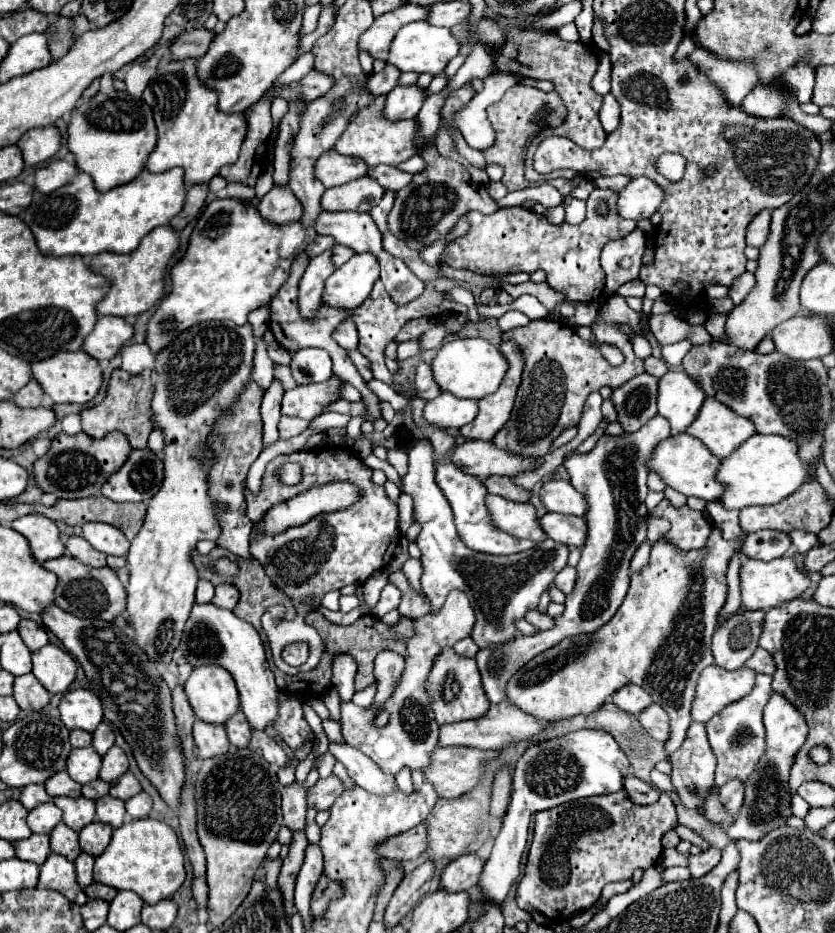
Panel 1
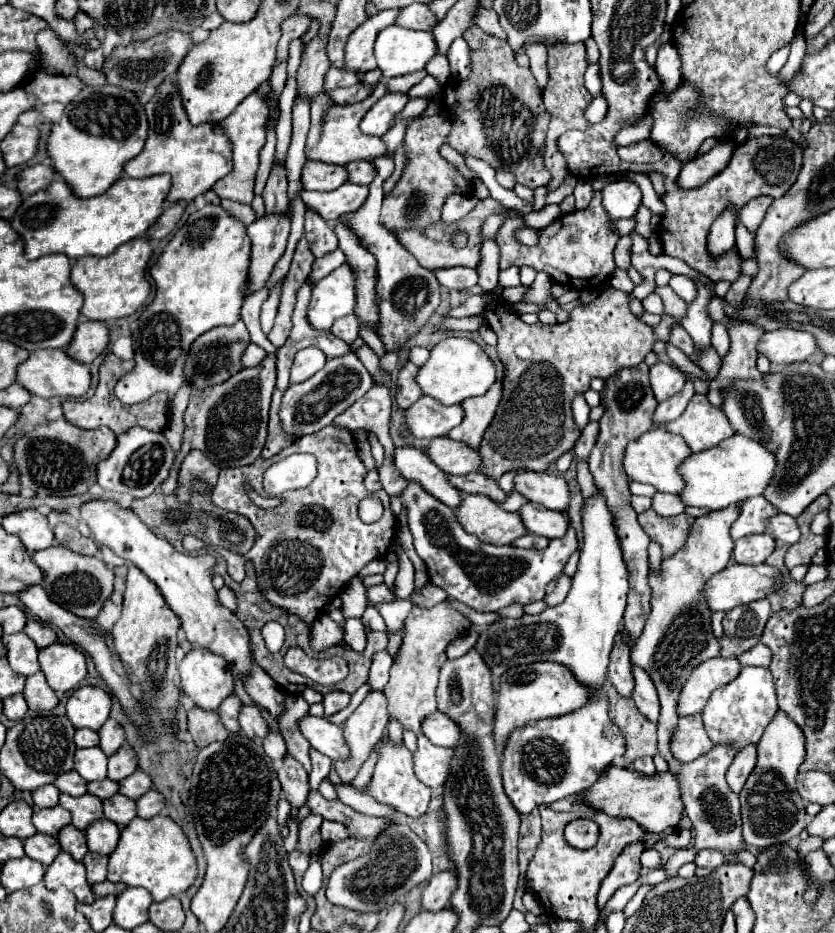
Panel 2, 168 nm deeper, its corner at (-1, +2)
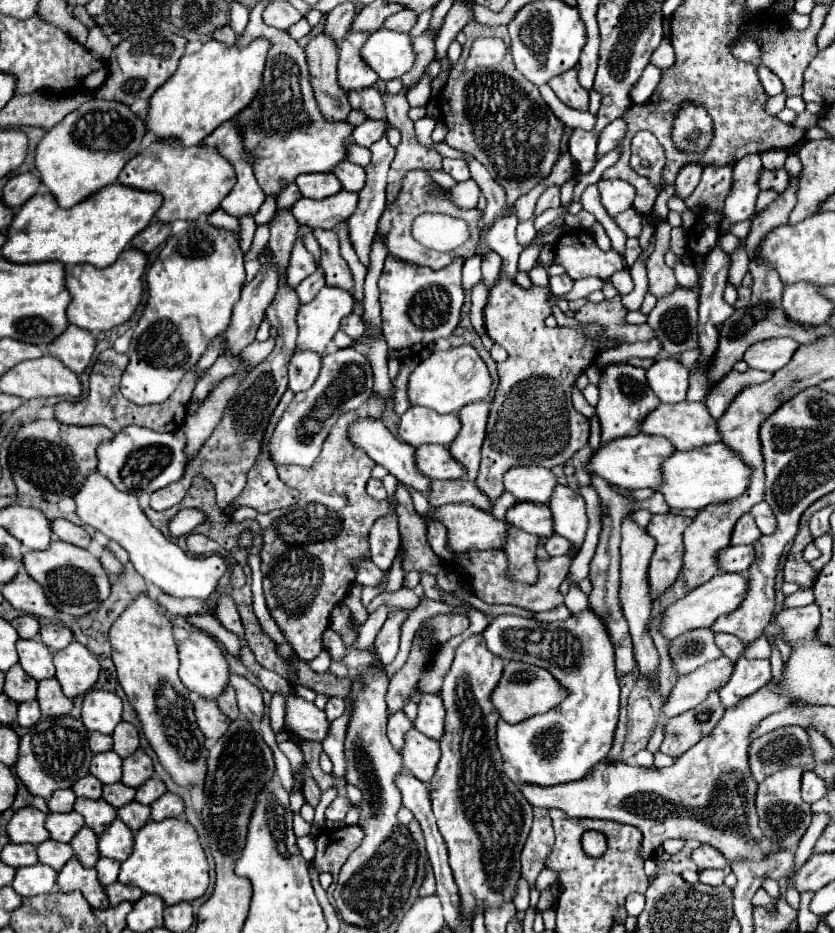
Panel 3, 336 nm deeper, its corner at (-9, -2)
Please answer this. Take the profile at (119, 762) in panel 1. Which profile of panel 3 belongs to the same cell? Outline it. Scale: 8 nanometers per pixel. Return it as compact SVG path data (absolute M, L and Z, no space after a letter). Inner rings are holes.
M139 748L135 754L131 754L123 760L123 778L121 778L121 782L131 786L131 788L137 788L147 778L151 778L153 772L155 770L153 770L151 758Z

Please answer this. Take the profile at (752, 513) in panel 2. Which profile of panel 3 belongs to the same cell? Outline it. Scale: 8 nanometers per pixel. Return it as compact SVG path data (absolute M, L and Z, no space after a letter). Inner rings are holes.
M745 514L745 516L739 518L739 522L733 528L731 544L733 546L739 546L739 544L755 544L755 540L759 540L761 536L763 534L759 532L759 528L755 524L755 518L751 518L749 514Z

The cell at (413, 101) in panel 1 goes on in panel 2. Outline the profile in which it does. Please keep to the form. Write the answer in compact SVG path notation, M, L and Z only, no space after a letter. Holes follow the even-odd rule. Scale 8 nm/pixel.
M387 92L381 100L377 100L377 104L373 104L373 108L363 116L359 128L363 134L369 136L383 136L389 130L389 122L395 118L395 114L399 114L403 110L403 106L407 104L407 96L399 96L393 92Z

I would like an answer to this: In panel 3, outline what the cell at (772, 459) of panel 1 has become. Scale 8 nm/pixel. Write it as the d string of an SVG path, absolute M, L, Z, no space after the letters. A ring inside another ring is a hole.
M715 442L709 446L701 446L689 452L673 452L663 462L663 484L659 492L663 492L665 502L671 508L693 508L703 510L711 504L723 504L739 498L751 484L751 466L739 458L733 448L727 448L723 442Z

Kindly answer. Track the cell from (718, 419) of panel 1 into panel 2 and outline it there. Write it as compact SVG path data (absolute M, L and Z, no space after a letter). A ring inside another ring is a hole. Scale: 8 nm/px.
M695 394L685 412L677 420L663 424L663 428L671 434L679 434L691 452L713 448L727 436L735 434L723 410L711 408L705 394Z

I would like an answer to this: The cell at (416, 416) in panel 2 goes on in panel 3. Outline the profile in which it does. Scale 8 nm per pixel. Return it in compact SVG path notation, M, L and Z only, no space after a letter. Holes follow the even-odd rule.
M411 406L399 422L399 438L415 448L423 444L449 446L459 434L457 414L437 414L423 406Z

